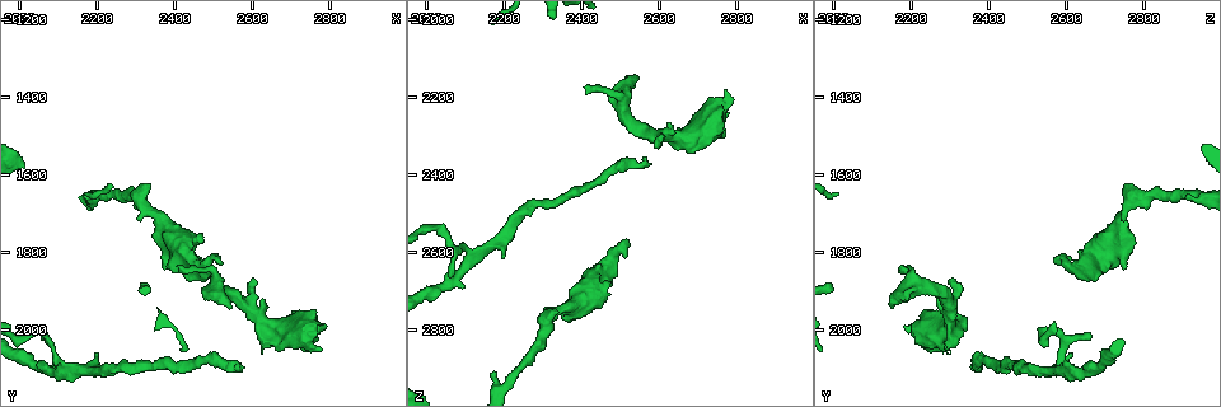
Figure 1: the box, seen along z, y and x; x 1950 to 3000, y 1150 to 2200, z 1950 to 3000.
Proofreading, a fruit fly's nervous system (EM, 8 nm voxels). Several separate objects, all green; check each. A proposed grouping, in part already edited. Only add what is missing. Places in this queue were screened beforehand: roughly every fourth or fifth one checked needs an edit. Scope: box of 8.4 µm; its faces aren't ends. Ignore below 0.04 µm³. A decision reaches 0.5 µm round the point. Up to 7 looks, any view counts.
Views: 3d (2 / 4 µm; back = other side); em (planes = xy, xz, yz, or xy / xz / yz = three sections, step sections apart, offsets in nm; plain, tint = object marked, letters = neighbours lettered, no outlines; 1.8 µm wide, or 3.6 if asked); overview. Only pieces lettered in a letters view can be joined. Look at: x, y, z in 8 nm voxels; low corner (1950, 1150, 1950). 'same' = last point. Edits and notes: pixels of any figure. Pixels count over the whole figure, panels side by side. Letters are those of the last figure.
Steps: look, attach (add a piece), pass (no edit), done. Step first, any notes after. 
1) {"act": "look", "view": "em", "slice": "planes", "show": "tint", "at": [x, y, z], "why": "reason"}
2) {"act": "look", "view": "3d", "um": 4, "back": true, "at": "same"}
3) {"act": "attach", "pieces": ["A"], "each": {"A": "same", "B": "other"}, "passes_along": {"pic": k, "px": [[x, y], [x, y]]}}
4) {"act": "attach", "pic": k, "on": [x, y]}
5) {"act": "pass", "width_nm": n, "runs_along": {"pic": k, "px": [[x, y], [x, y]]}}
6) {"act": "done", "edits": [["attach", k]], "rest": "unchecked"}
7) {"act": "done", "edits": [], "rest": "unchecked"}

{"act": "look", "view": "em", "slice": "xy", "step": 8, "show": "letters", "at": [2765, 1995, 2185], "why": "an open end"}

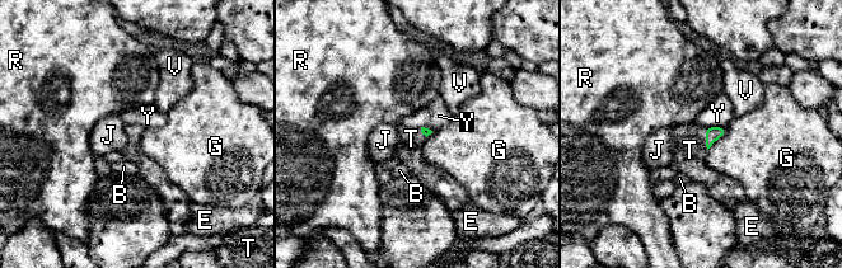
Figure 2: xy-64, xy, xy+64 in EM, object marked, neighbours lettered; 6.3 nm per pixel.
{"act": "attach", "pieces": ["T"], "longest_contact_nm": ["G", 190], "each": {"B": "other", "E": "other", "G": "other", "J": "other", "R": "other", "T": "same", "V": "other", "Y": "other"}, "passes_along": {"pic": 2, "px": [[712, 134], [706, 139], [688, 156]]}, "found": "it goes on there"}

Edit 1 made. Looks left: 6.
{"act": "look", "view": "overview"}

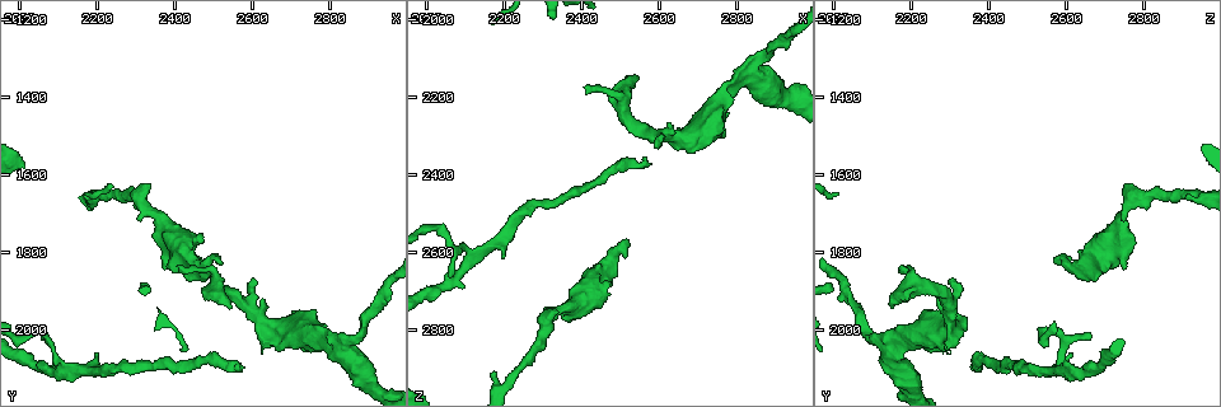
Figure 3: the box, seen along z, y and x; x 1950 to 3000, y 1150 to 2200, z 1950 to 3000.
{"act": "look", "view": "em", "slice": "planes", "show": "letters", "at": [2615, 1885, 2300], "why": "an open end"}

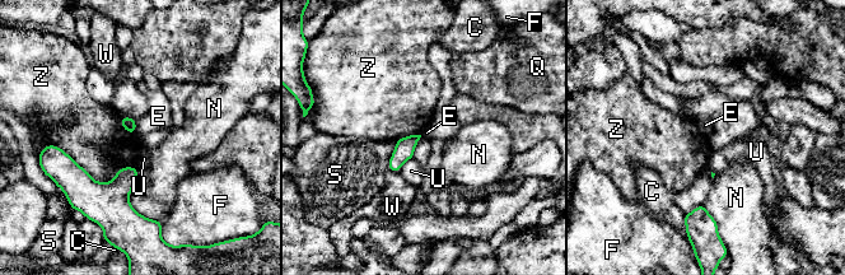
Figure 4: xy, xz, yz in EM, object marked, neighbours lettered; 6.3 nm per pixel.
{"act": "pass", "longest_contact_nm": ["Z", 550], "each": {"C": "other", "E": "other", "F": "other", "N": "other", "Q": "other", "S": "other", "U": "other", "W": "other", "Z": "other"}, "found": "none of them fits"}

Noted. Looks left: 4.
{"act": "look", "view": "3d", "um": 2, "at": [2560, 2105, 2355], "why": "thin end"}

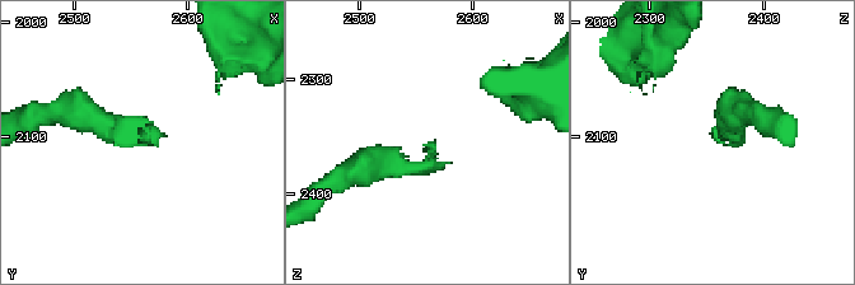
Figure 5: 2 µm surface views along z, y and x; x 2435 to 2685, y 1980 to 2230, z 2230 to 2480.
{"act": "look", "view": "em", "slice": "planes", "show": "tint", "at": [2566, 2100, 2356]}

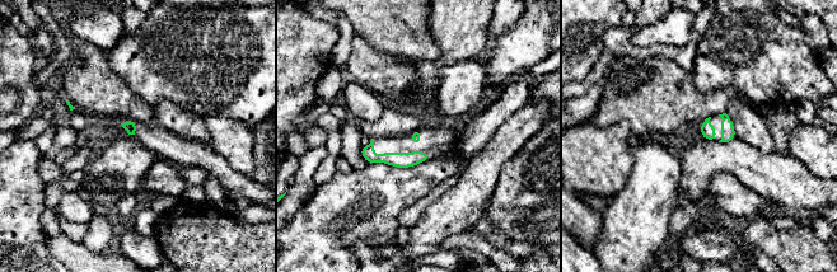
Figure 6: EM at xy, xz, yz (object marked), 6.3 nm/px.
{"act": "look", "view": "em", "slice": "planes", "show": "letters", "at": "same"}

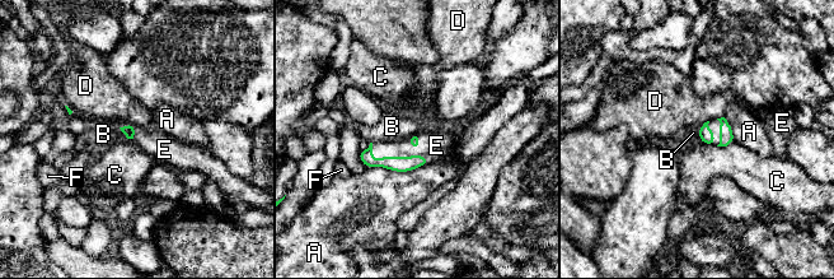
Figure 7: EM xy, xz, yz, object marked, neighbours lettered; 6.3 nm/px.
{"act": "attach", "pieces": ["E"], "each": {"A": "other", "B": "other", "C": "other", "D": "other", "E": "same", "F": "other"}, "passes_along": {"pic": 7, "px": [[396, 163], [396, 157], [432, 145]]}, "found": "the neuron continues"}

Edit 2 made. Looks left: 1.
{"act": "done", "edits": [["attach", 2], ["attach", 7]], "rest": "unchecked"}

